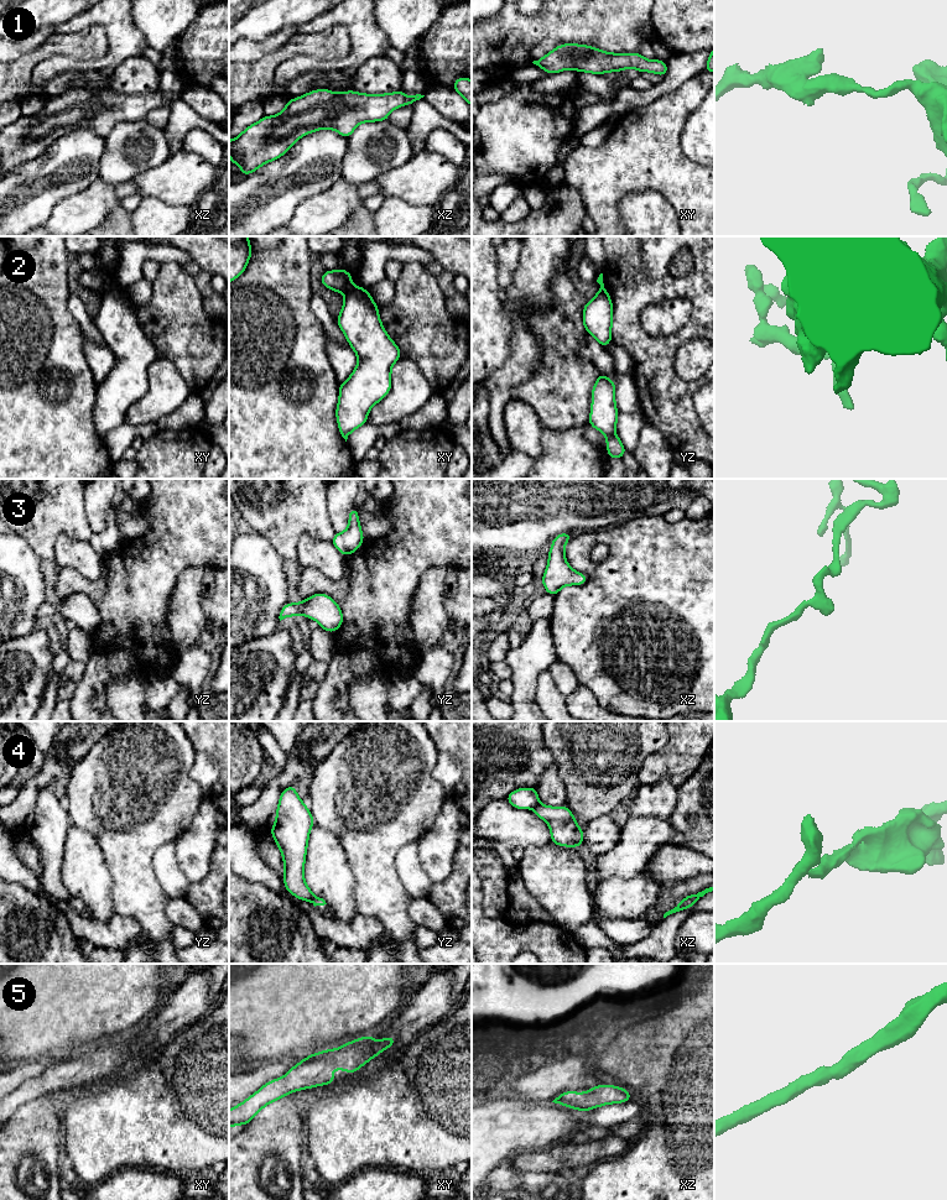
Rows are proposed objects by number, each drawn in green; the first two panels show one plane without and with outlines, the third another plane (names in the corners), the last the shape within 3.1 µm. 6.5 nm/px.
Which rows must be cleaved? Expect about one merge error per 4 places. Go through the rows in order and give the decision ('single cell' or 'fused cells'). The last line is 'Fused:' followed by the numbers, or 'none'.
1: single cell
2: fused cells
3: single cell
4: fused cells
5: single cell
Fused: 2, 4

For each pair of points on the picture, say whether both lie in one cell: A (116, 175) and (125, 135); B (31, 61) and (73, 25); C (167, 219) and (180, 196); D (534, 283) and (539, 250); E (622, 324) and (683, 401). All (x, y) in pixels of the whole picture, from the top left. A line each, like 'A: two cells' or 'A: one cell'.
A: one cell
B: two cells
C: two cells
D: one cell
E: one cell

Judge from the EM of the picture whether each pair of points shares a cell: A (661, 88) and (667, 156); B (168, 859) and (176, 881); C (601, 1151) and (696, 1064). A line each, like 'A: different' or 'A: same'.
A: different
B: same
C: different

